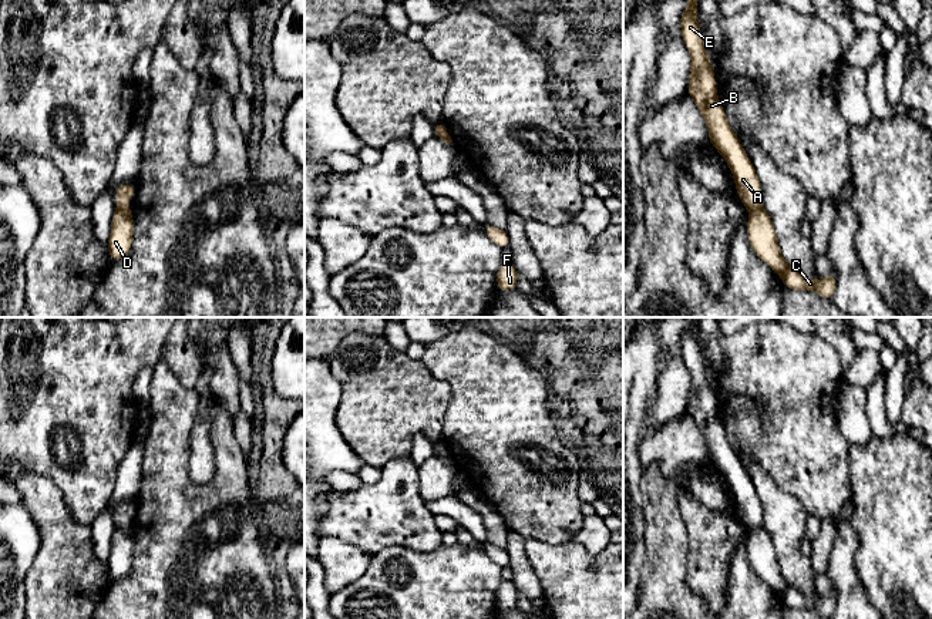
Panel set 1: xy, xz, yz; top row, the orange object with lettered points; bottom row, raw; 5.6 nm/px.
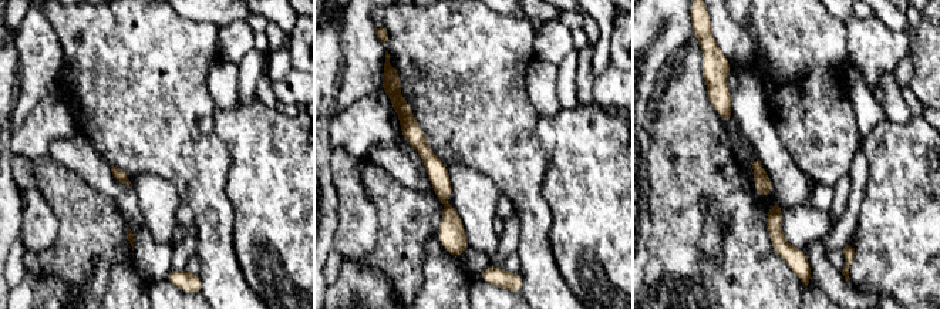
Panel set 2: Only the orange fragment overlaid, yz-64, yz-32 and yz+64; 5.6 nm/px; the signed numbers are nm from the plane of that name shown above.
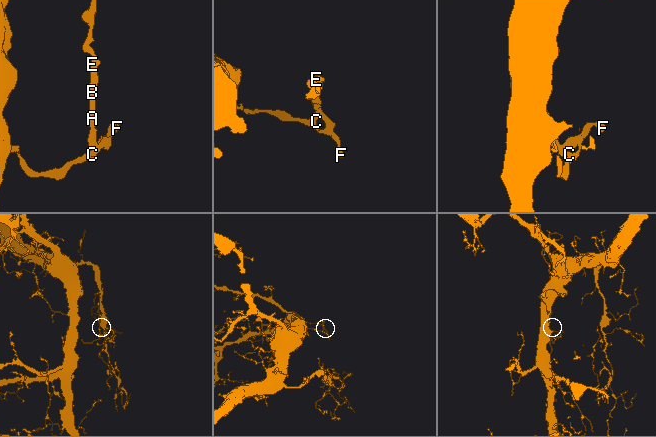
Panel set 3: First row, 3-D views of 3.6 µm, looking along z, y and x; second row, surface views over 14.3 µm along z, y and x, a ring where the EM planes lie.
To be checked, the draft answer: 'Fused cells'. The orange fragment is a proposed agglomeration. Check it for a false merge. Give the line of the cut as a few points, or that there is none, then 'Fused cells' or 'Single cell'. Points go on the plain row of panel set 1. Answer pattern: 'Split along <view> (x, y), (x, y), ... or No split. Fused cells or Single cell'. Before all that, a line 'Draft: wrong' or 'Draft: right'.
Draft: right
Split along yz (760, 524), (750, 531). Fused cells

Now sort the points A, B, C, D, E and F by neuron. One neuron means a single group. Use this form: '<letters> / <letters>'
A B E / C D F

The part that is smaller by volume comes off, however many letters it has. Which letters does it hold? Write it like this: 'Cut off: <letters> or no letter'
Cut off: A, B, E

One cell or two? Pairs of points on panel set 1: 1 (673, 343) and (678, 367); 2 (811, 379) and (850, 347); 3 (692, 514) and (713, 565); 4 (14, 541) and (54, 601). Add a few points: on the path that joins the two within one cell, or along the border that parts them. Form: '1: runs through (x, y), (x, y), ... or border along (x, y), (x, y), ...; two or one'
1: runs through (673, 349), (676, 362); one
2: border along (816, 333), (837, 350), (843, 372); two
3: runs through (705, 527), (710, 534), (710, 552); one
4: border along (39, 532), (40, 548), (26, 577), (24, 598); two

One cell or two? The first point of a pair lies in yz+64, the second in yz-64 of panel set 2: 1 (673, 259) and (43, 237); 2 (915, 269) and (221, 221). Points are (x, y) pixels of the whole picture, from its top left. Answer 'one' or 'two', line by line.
1: one
2: two

